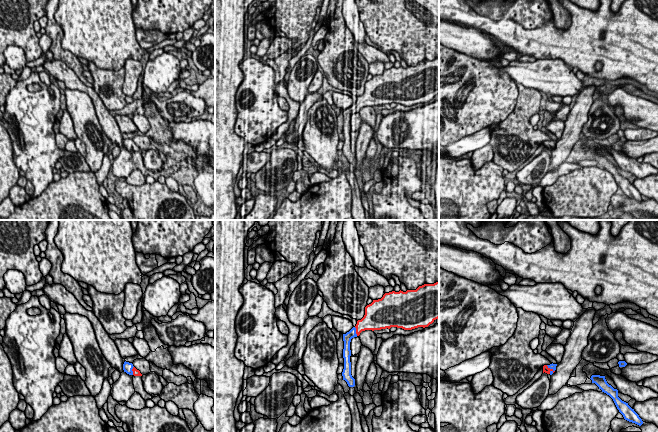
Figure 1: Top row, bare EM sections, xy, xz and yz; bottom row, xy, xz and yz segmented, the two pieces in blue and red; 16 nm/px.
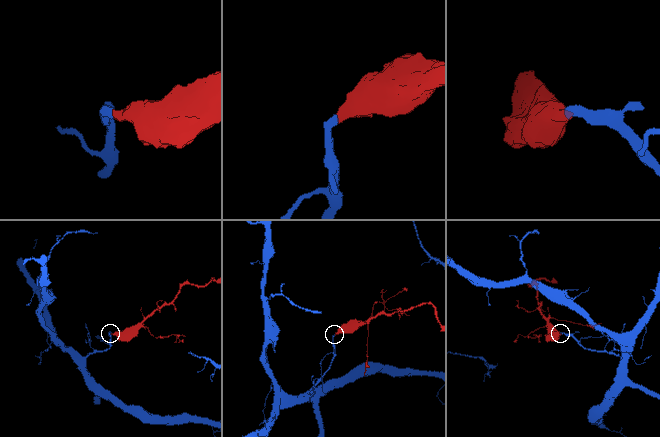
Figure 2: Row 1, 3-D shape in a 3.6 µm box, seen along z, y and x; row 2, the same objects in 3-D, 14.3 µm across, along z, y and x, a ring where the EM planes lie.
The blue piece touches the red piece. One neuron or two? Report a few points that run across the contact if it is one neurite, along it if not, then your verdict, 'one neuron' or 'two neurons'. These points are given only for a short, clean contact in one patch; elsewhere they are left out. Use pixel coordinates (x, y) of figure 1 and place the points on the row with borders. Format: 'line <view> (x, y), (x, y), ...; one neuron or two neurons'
line xz (347, 337), (355, 331), (367, 322); one neuron

